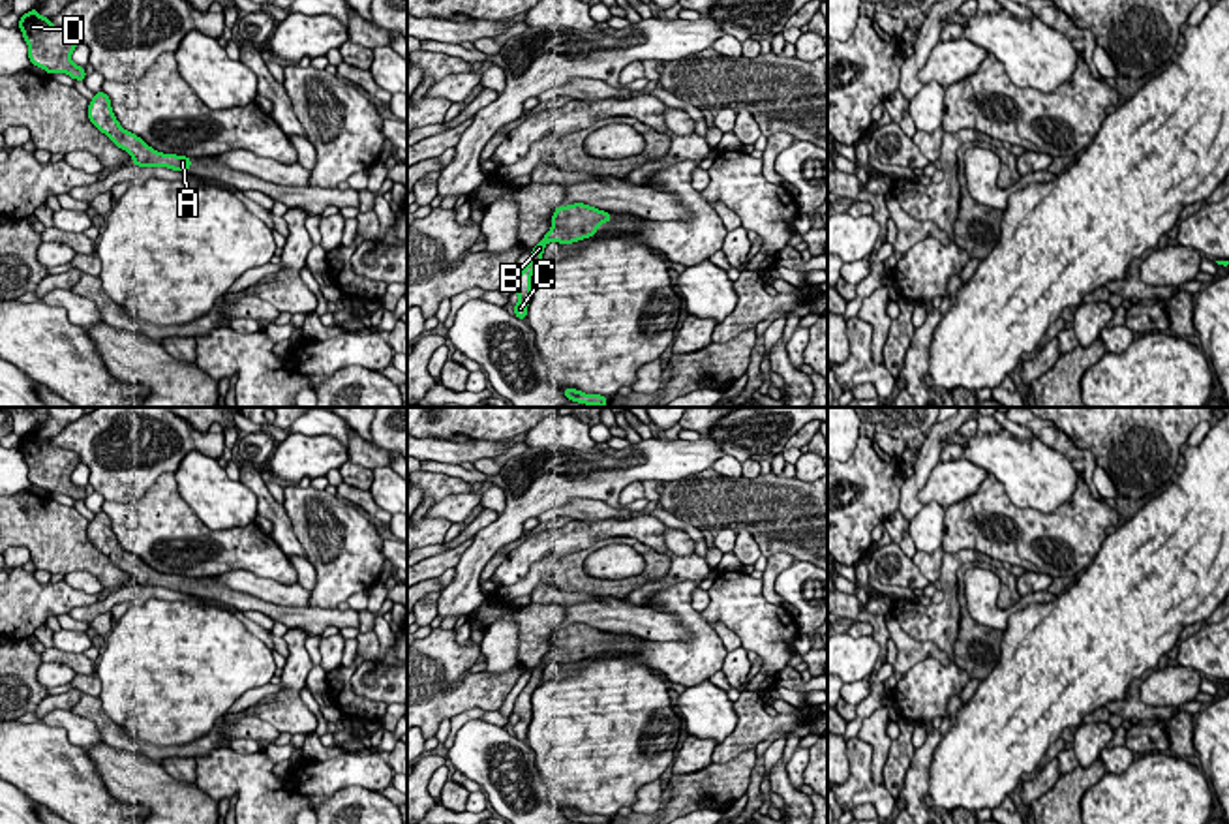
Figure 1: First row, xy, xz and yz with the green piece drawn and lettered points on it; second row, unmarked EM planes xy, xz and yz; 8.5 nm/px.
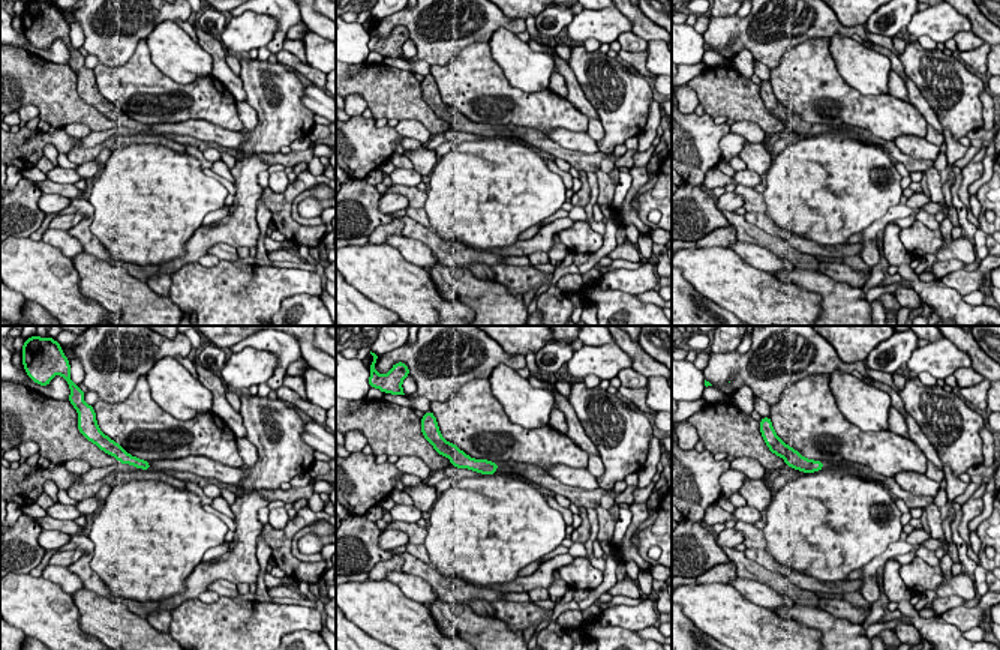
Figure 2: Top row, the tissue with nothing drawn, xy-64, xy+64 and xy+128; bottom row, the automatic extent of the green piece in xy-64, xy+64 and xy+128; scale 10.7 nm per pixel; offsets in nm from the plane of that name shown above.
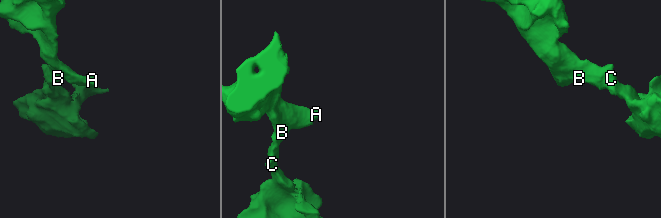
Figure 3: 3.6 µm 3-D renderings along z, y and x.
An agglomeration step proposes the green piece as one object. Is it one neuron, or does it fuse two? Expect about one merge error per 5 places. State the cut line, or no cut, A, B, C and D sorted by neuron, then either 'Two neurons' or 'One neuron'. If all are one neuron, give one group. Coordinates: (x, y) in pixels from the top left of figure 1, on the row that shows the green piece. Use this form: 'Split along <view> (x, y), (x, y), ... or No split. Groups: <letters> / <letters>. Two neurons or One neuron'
No split. Groups: A B C D. One neuron

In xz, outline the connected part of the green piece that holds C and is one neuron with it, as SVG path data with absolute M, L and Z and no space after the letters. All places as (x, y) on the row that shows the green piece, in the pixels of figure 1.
M584 203L557 206L554 210L550 231L535 248L531 248L531 259L514 282L514 293L520 297L514 304L514 315L518 319L525 321L527 317L527 306L531 302L531 276L535 268L540 267L546 244L572 244L591 238L597 235L599 225L608 221L612 221L612 212L604 212Z

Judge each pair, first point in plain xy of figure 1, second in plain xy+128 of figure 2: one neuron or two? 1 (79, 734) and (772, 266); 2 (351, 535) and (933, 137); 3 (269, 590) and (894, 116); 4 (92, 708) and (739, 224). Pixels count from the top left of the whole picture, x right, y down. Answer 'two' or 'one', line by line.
1: one
2: two
3: two
4: one

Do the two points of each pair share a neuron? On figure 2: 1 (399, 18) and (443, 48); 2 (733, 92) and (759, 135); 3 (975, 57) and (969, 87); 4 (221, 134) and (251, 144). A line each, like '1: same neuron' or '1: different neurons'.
1: same neuron
2: different neurons
3: different neurons
4: different neurons

